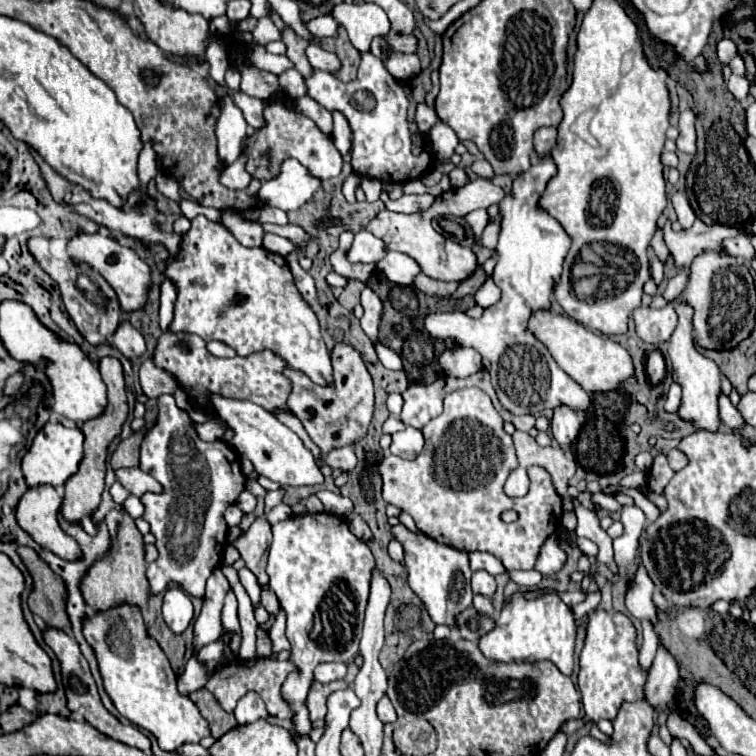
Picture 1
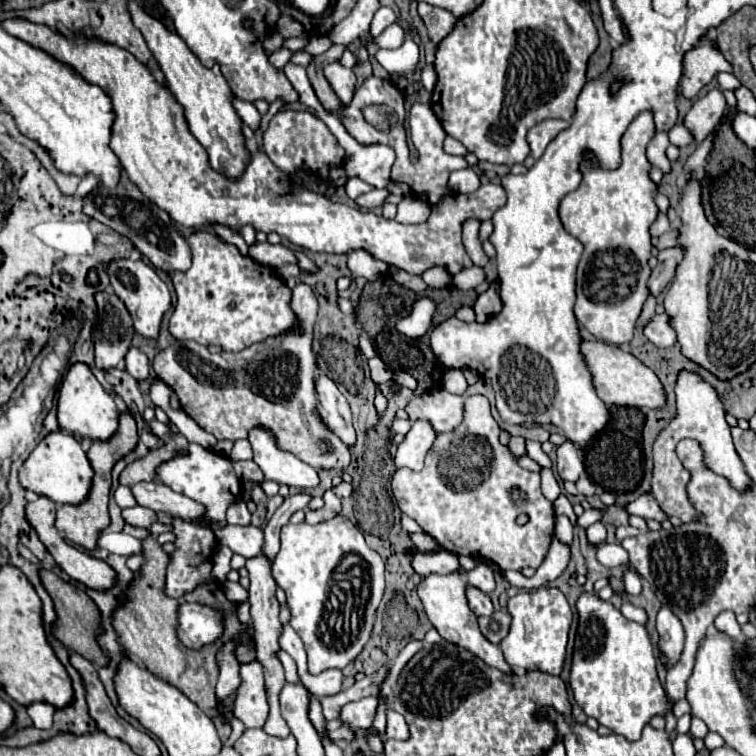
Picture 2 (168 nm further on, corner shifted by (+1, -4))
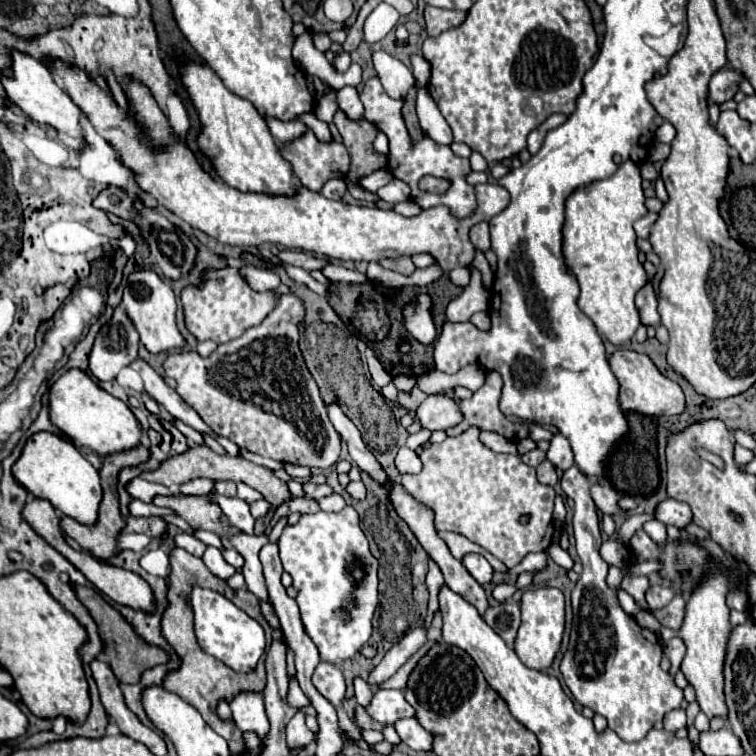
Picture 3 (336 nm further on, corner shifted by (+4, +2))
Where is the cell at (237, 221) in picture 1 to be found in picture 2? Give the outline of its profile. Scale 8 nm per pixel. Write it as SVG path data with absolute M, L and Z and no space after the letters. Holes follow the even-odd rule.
M256 242L254 246L250 246L250 256L258 264L270 266L270 268L280 268L284 264L296 264L298 262L296 256L294 256L294 252L290 248L280 246L280 244L274 246L274 244L268 244L268 242L264 242L264 244Z

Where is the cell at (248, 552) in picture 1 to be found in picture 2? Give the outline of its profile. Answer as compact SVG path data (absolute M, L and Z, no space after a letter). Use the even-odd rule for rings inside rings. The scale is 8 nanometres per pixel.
M256 556L252 560L246 562L246 568L250 572L250 616L254 622L254 638L256 638L256 652L258 652L258 662L264 668L264 680L266 680L266 696L268 696L268 704L270 704L270 716L268 722L264 726L264 732L270 736L278 736L278 738L286 738L290 734L290 728L286 726L286 720L280 716L280 704L278 704L278 694L282 692L282 686L286 684L284 680L284 668L278 660L278 652L280 652L280 644L278 638L282 634L282 622L278 618L280 612L280 604L276 600L276 582L270 574L270 560L266 556Z

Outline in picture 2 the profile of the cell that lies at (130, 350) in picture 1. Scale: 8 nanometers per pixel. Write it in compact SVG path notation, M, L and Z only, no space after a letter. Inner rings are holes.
M130 348L128 356L126 356L126 370L132 378L136 378L138 382L146 380L146 382L156 382L158 378L152 378L150 376L150 364L148 364L148 358L144 356L144 352L140 352L138 348Z

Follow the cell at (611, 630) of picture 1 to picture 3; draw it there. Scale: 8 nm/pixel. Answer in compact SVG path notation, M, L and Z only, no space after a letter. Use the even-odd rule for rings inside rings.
M573 464L561 476L563 492L573 498L573 534L577 540L577 554L583 562L583 572L571 592L573 628L569 648L561 660L561 674L573 698L601 714L609 728L625 742L639 742L657 720L683 702L679 690L667 672L659 668L663 654L661 642L655 632L641 628L617 600L617 592L605 584L607 562L599 556L601 524L593 498L589 496L587 476Z

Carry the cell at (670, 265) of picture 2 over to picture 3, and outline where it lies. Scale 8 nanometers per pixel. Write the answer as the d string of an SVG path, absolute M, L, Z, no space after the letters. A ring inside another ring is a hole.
M645 262L645 272L649 274L647 276L647 284L637 292L637 298L635 298L635 304L639 308L639 314L641 314L641 322L645 326L649 324L659 324L659 314L657 314L657 296L655 296L655 290L653 290L653 276L657 272L657 268L651 264L651 262Z

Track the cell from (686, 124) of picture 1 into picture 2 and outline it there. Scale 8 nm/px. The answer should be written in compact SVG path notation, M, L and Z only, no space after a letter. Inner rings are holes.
M720 88L710 90L704 98L698 98L694 102L694 106L690 108L690 112L684 118L684 124L694 134L696 142L702 142L712 132L712 128L724 116L726 106L728 104L726 104L726 98Z

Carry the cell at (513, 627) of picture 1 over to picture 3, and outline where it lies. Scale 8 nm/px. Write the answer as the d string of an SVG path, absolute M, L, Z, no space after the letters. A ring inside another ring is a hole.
M537 588L527 590L521 596L521 626L515 638L515 652L519 660L533 670L547 670L559 652L565 626L565 602L559 588Z

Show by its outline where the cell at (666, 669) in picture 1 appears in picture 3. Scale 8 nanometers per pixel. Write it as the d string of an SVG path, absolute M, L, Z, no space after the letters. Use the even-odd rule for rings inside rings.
M675 596L665 608L661 610L653 610L653 616L661 622L661 626L667 626L671 630L679 630L683 624L683 616L685 616L685 600L683 596Z

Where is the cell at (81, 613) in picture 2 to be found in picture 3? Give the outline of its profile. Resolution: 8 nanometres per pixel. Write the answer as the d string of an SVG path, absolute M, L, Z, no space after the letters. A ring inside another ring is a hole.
M71 584L71 586L73 586L73 590L75 590L79 602L89 610L91 618L95 620L97 632L99 632L99 636L101 636L101 640L103 640L103 654L109 658L109 666L111 666L111 670L113 670L113 674L117 676L119 682L131 682L131 684L133 684L133 682L139 682L139 676L141 676L143 670L153 668L153 666L157 666L159 662L165 664L165 662L169 660L169 656L167 656L163 650L141 642L141 640L137 638L137 634L133 632L131 624L129 624L115 608L111 608L111 606L99 596L97 590L87 588L87 586L79 586L79 584Z

